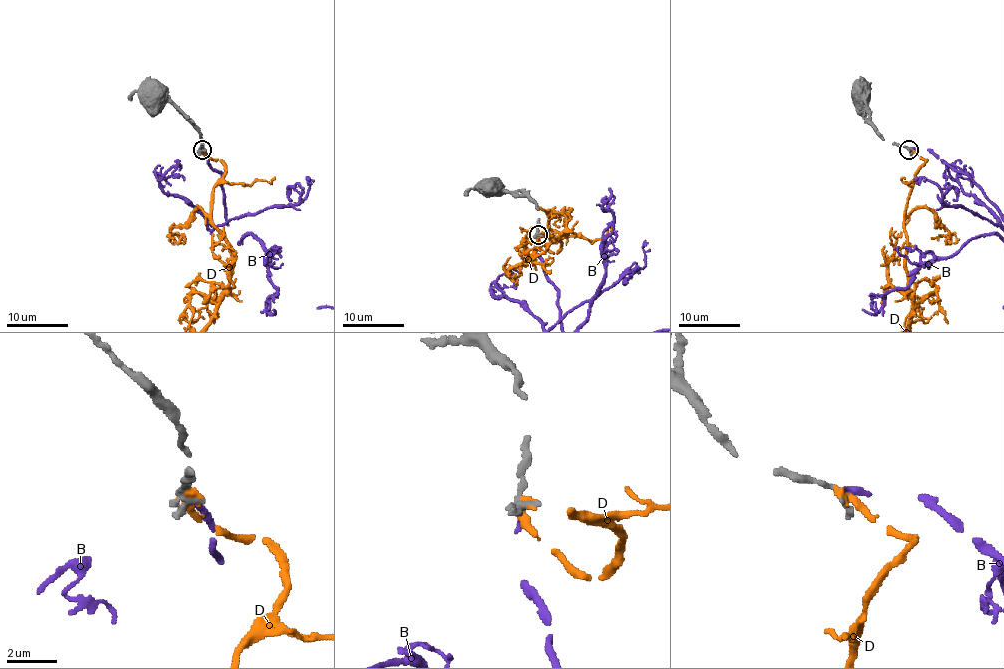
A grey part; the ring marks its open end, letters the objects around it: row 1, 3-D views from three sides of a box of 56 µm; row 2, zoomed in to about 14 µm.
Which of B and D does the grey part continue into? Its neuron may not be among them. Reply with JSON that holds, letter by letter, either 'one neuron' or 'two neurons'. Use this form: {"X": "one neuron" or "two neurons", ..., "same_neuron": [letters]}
{"B": "two neurons", "D": "one neuron", "same_neuron": ["D"]}

